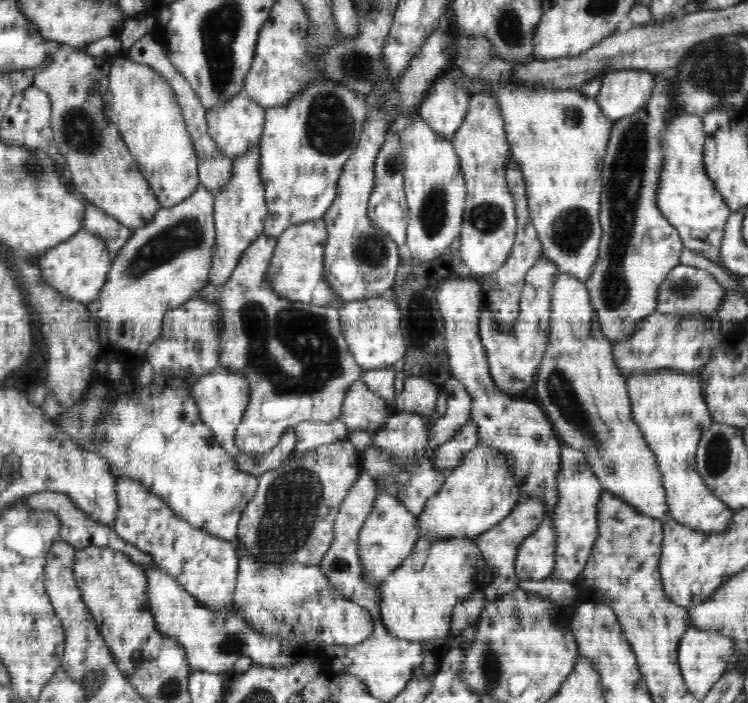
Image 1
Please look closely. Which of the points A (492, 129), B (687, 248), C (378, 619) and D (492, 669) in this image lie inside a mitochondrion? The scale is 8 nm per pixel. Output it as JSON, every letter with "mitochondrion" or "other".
{"A":"other","B":"other","C":"other","D":"mitochondrion"}

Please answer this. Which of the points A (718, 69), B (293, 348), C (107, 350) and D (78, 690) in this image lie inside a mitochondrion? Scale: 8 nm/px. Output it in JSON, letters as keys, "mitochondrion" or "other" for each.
{"A":"mitochondrion","B":"mitochondrion","C":"other","D":"other"}

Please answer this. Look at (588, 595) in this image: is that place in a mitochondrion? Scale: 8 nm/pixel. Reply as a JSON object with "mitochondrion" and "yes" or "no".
{"mitochondrion":"no"}

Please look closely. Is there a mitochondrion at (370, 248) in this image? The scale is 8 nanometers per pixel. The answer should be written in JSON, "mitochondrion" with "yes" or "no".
{"mitochondrion":"yes"}

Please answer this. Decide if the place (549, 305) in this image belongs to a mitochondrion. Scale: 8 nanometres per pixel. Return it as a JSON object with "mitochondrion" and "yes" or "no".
{"mitochondrion":"no"}

